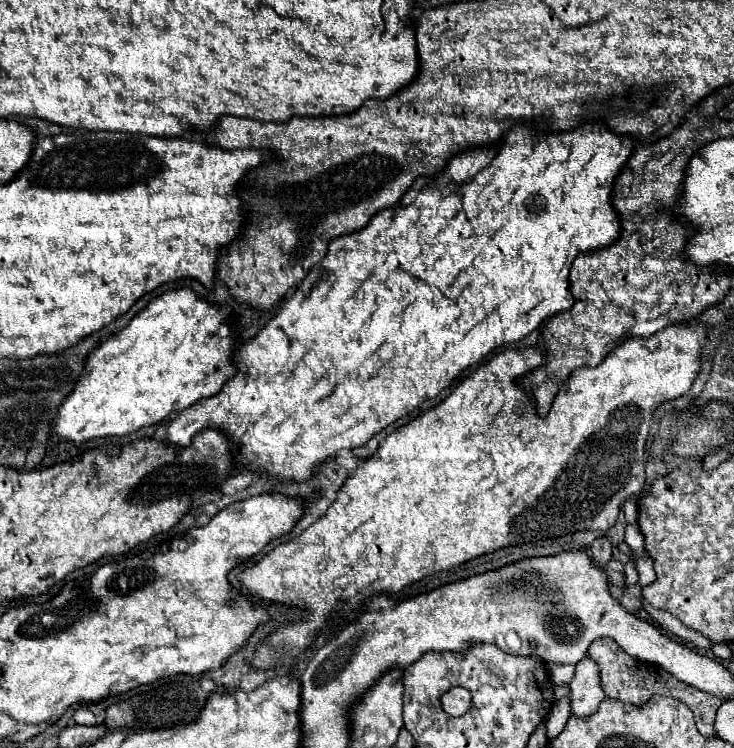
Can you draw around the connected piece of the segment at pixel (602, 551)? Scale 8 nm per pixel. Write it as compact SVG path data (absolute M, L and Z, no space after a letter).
M606 536L596 538L596 540L592 542L592 546L590 546L590 554L592 554L592 558L594 558L600 566L606 566L606 564L610 562L610 558L612 558L612 544L610 544L610 540L608 540Z

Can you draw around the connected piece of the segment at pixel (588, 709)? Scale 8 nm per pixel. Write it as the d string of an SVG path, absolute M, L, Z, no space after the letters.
M586 656L576 664L576 674L570 682L570 694L572 714L582 718L594 714L598 704L604 700L604 692L600 686L600 668L592 658Z

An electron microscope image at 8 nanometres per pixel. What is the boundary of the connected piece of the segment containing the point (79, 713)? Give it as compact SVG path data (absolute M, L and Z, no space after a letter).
M78 708L78 710L74 712L72 720L74 720L76 724L88 724L88 726L92 726L92 724L96 724L98 718L96 718L90 710L86 710L86 708Z

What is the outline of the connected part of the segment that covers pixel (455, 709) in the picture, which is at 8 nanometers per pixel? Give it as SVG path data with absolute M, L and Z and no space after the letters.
M452 688L440 696L442 710L454 718L460 718L462 714L466 714L466 710L470 708L470 702L472 702L471 694L464 688Z

